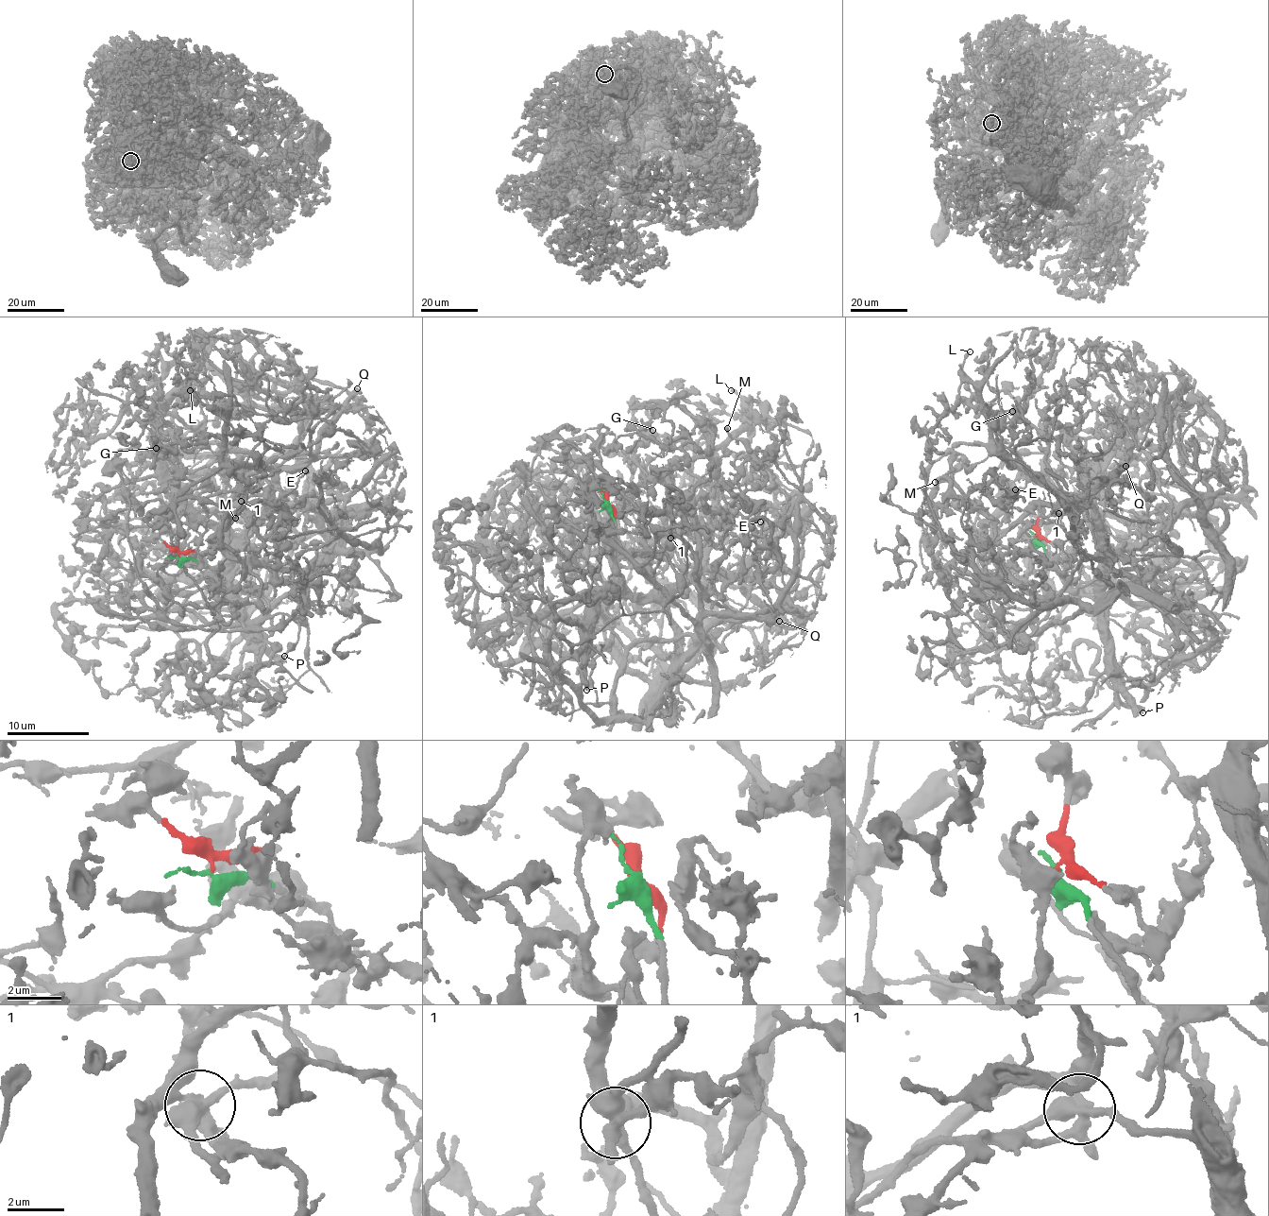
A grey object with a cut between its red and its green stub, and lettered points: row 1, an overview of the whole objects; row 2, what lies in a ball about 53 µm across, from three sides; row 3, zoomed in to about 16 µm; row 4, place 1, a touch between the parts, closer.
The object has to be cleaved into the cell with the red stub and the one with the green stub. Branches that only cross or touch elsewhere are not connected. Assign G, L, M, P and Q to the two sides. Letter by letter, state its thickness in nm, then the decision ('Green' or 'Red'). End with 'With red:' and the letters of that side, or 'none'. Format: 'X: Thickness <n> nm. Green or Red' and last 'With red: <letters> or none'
G: Thickness 600 nm. Red
L: Thickness 280 nm. Green
M: Thickness 300 nm. Red
P: Thickness 180 nm. Green
Q: Thickness 550 nm. Green
With red: G, M

